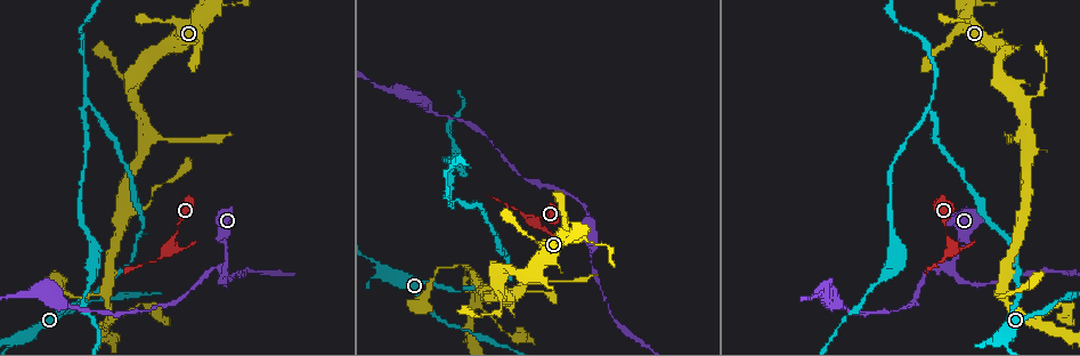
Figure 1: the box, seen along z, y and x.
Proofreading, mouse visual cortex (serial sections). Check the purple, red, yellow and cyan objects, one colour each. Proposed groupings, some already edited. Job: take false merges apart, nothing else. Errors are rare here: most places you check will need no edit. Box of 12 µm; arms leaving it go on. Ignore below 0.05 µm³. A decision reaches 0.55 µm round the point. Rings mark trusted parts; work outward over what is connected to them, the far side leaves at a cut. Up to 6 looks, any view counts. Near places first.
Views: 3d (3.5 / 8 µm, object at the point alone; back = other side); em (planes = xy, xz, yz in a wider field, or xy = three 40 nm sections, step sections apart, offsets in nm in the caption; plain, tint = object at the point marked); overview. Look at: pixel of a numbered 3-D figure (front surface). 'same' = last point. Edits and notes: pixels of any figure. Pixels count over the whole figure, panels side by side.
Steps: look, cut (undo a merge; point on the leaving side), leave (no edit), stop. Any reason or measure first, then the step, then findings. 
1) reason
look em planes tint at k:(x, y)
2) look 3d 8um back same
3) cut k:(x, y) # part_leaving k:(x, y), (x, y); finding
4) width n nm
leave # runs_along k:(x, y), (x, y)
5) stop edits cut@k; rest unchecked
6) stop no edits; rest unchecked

thick turns thin
look 3d 3.5um at 1:(1023, 210)

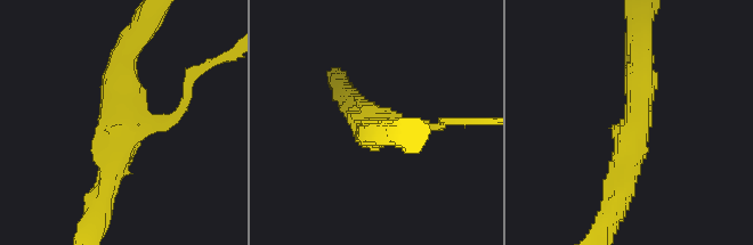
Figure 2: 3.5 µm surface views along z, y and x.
arm_widths 150, 350, 350 nm
leave # runs_along 2:(123, 51), (120, 129), (103, 198); one cell here

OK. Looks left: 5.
abrupt turn
look 3d 3.5um at 1:(951, 262)

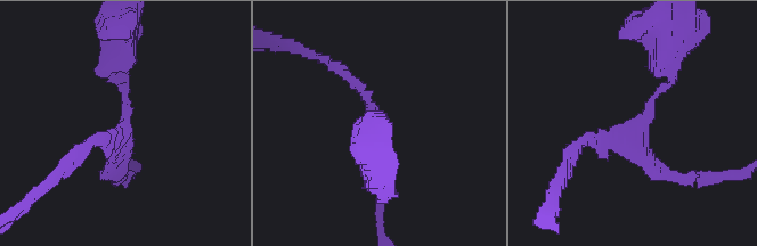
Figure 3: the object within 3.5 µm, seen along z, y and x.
arms 3; arm_widths 150, 150, 150 nm; shape alone is not enough
look em xy step 1 tint at 3:(640, 123)

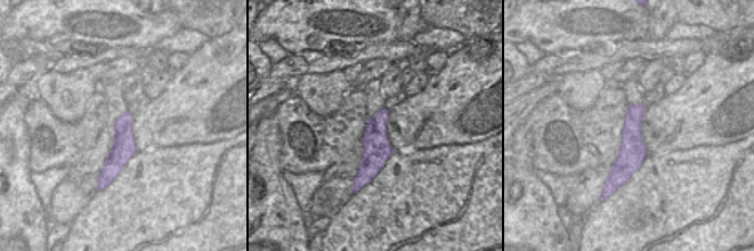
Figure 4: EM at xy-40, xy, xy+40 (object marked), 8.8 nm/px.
width 240 nm
leave # runs_along 4:(640, 106), (632, 154), (617, 184); one cell here

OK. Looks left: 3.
thick turns thin
look 3d 3.5um back at 1:(477, 296)

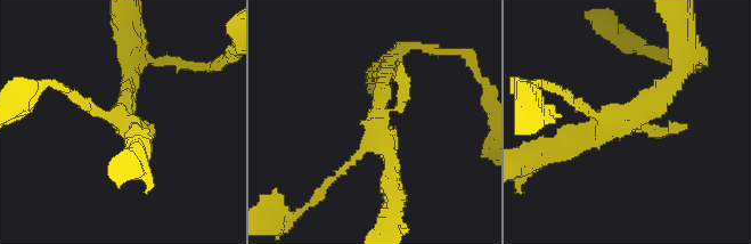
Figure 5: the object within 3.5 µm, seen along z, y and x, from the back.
need the tissue
look em xy step 1 tint at 5:(634, 116)

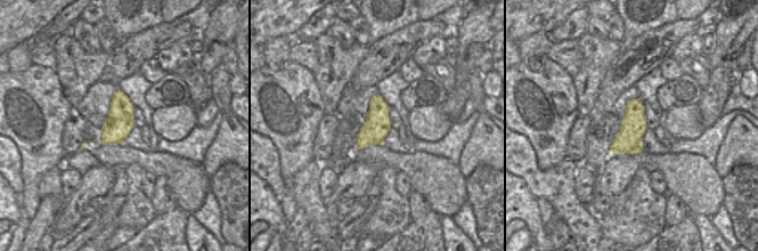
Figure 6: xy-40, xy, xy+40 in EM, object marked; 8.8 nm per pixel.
leave # runs_along 5:(677, 62), (628, 124), (572, 138); continuous, no second cell

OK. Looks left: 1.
stop no edits; rest unchecked

